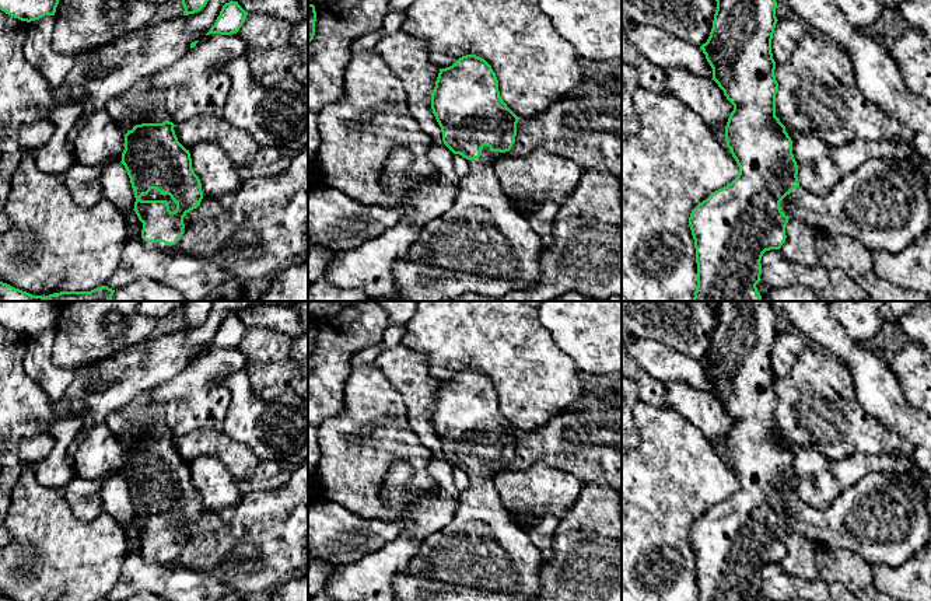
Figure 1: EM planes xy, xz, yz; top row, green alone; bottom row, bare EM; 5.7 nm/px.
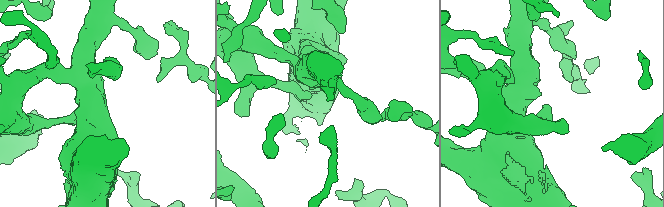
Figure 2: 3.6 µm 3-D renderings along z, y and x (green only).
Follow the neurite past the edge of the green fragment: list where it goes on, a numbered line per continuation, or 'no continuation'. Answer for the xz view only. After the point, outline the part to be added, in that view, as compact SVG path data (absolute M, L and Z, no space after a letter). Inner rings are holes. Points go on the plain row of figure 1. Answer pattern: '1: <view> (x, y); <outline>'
1: xz (483, 555); M484 460L479 472L468 474L469 488L458 496L452 523L426 538L409 569L393 577L396 601L532 601L540 595L542 555L500 502L494 485L500 468Z

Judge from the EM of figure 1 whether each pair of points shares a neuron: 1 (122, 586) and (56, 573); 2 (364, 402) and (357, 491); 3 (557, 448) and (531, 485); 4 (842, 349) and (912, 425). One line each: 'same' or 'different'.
1: different
2: same
3: different
4: same

